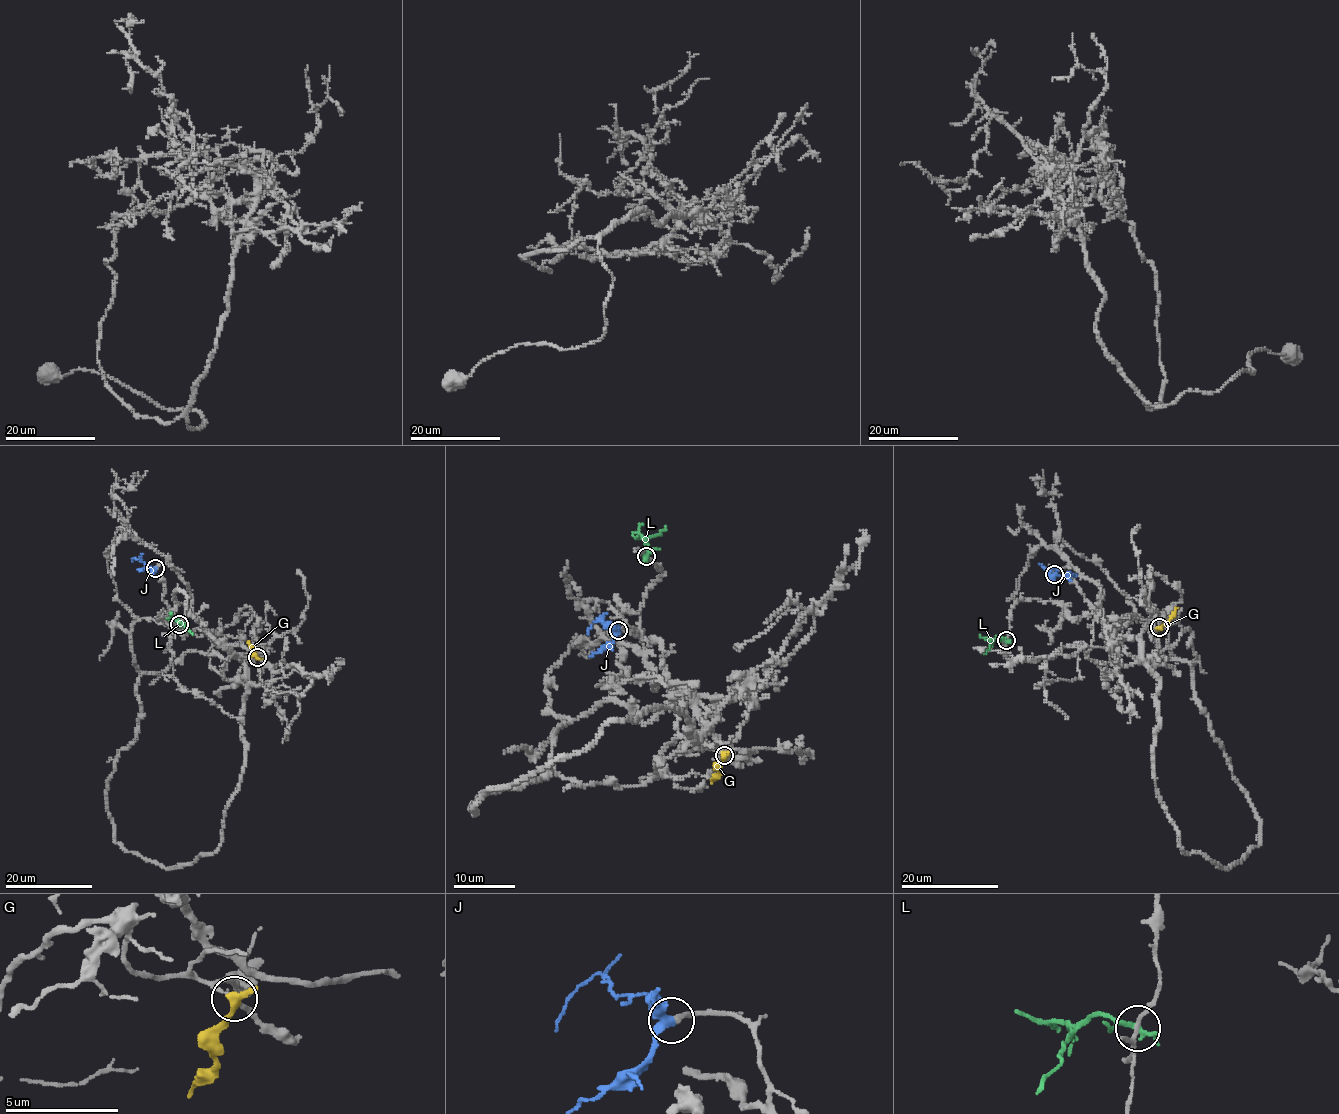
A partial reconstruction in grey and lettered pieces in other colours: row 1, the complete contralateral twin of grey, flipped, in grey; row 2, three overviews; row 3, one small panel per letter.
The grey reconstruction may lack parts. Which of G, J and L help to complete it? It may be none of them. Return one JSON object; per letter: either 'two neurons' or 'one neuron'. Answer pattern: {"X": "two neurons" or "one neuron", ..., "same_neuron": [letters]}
{"G": "two neurons", "J": "one neuron", "L": "two neurons", "same_neuron": ["J"]}

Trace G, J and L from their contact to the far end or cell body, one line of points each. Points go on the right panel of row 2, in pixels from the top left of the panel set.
G: (1158, 627), (1177, 608)
J: (1054, 574), (1051, 576), (1045, 570), (1057, 569)
L: (1006, 639), (994, 639), (984, 654)

